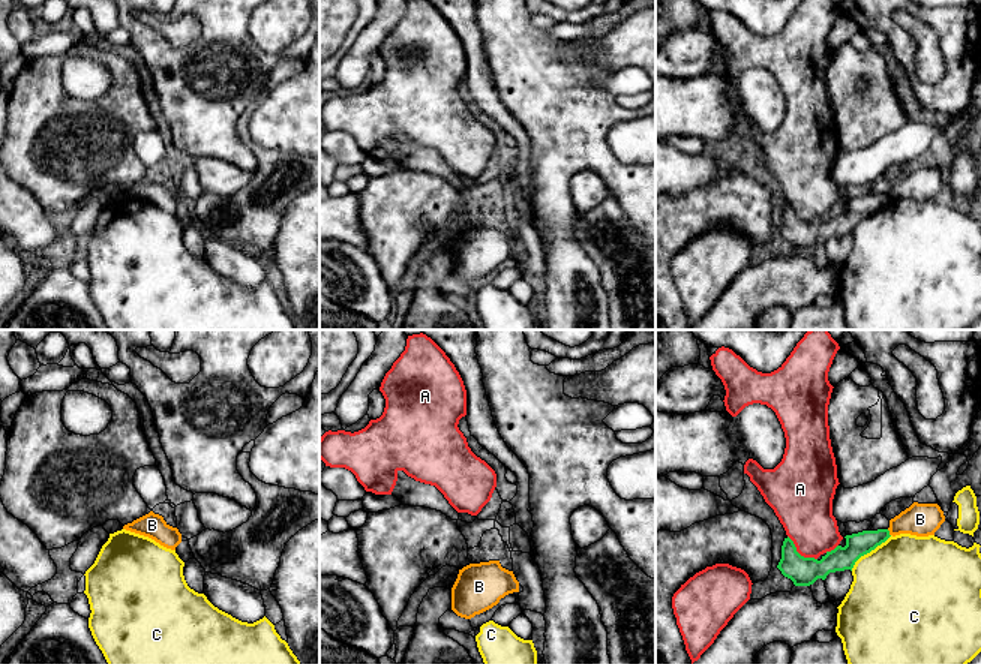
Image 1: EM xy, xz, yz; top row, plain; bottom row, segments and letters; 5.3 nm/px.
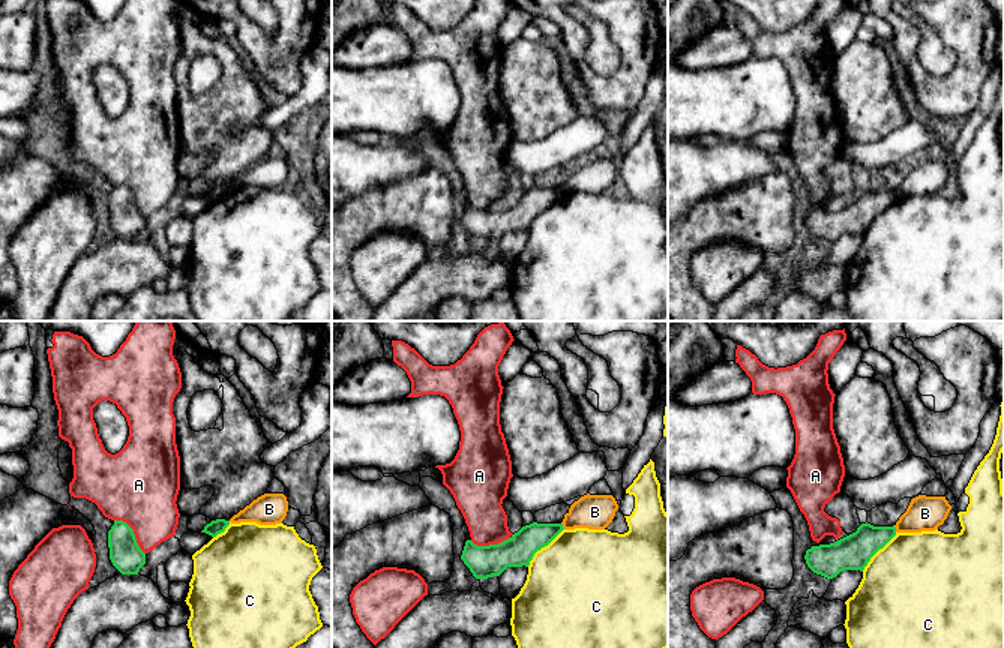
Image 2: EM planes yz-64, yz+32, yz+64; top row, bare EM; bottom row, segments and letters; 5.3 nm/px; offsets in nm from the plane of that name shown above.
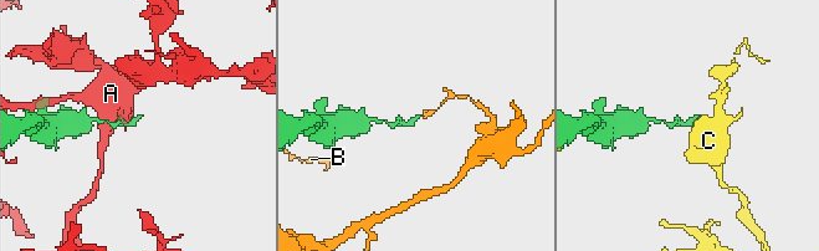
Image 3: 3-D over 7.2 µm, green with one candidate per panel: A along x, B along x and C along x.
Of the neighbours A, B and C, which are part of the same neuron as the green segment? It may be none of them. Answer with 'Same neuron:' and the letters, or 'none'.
Same neuron: none

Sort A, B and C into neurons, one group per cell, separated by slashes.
A / B / C

